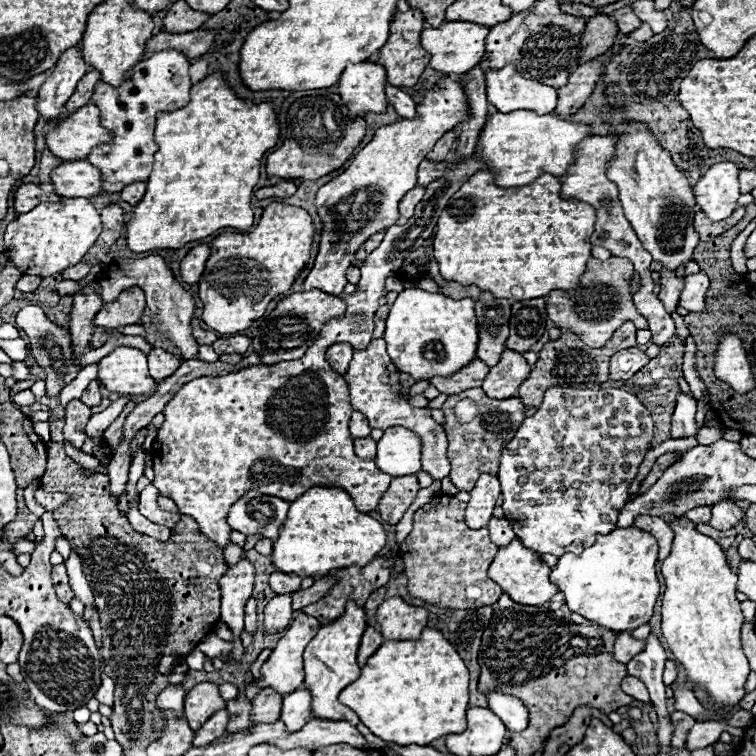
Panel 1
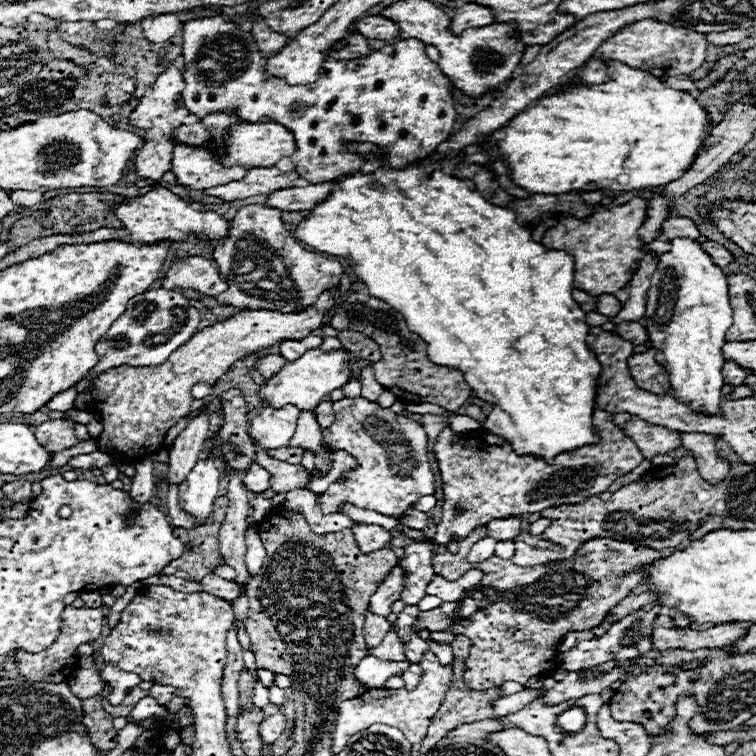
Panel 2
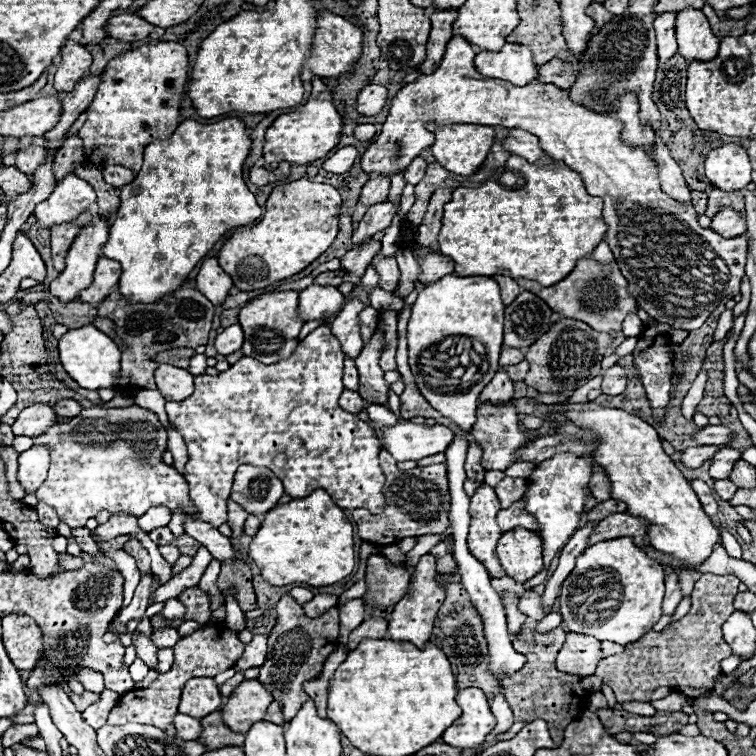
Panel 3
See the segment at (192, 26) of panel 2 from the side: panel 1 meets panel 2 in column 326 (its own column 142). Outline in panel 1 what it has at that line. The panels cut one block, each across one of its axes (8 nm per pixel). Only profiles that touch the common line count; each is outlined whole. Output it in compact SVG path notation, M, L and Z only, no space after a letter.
M162 50L130 68L122 86L106 86L104 82L94 86L90 102L100 110L100 126L110 130L114 136L112 142L96 146L86 156L86 160L102 174L104 192L120 192L122 186L130 182L146 182L152 170L152 158L158 150L154 144L154 114L172 112L188 104L188 90L192 86L188 68L190 60L184 54Z

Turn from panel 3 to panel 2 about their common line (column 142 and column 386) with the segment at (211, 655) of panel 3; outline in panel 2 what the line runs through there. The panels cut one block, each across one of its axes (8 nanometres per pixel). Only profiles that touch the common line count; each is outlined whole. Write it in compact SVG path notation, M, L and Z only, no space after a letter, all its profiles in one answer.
M428 650L422 654L420 658L420 668L422 668L422 678L418 682L418 686L414 690L406 690L406 688L388 688L388 690L380 690L380 688L370 688L368 692L364 692L358 698L350 698L344 702L336 704L336 724L334 724L334 738L332 738L332 754L338 754L344 746L348 746L348 738L366 730L372 724L390 724L396 726L404 732L404 736L416 744L426 736L426 730L434 718L434 714L438 712L444 694L450 686L452 680L452 664L442 666L440 660Z

